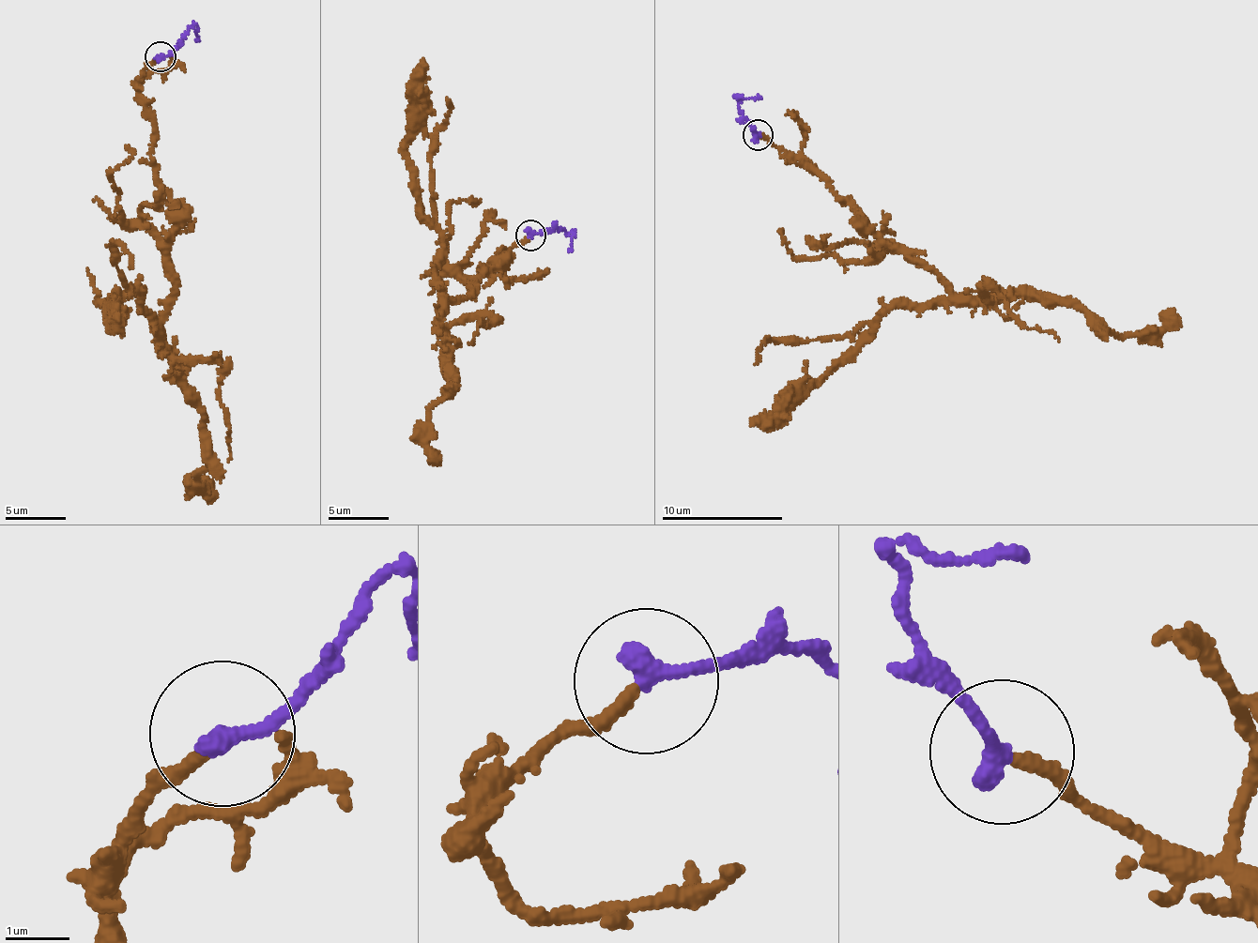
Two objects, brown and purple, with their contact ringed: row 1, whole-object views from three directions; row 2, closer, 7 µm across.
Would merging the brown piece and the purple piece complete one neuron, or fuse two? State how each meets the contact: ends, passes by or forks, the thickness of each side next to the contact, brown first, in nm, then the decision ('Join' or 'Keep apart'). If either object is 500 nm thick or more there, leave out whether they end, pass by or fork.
At the ring brown ends. At the ring purple ends. Thickness 190 nm (brown) against 340 nm. Join

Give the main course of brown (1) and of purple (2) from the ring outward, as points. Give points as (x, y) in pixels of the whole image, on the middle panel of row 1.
1: (529, 236), (476, 281), (471, 295), (442, 305), (443, 373), (456, 386), (430, 411), (427, 453), (437, 463)
2: (531, 234), (565, 231), (571, 235), (568, 251)

